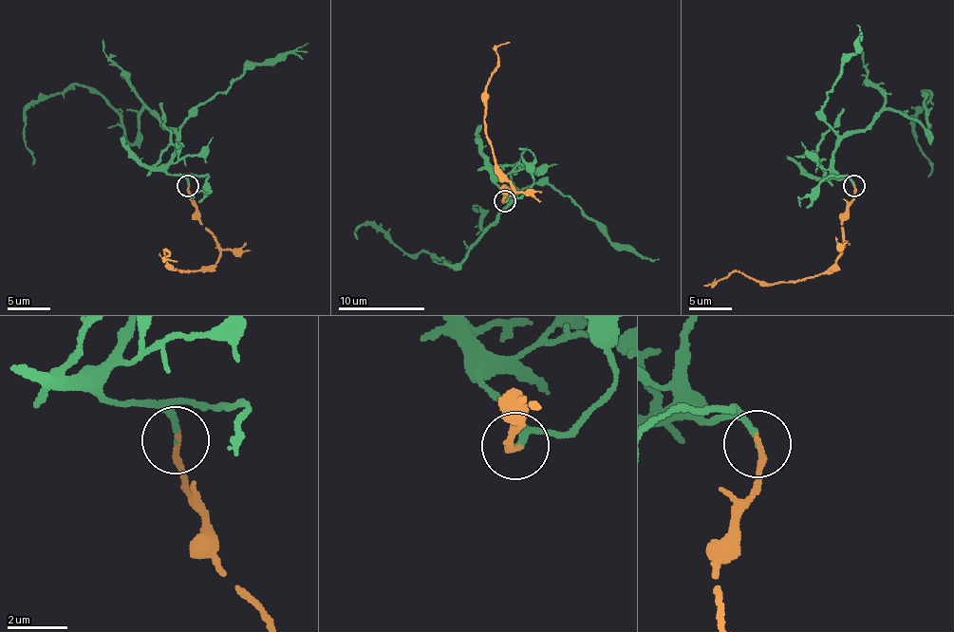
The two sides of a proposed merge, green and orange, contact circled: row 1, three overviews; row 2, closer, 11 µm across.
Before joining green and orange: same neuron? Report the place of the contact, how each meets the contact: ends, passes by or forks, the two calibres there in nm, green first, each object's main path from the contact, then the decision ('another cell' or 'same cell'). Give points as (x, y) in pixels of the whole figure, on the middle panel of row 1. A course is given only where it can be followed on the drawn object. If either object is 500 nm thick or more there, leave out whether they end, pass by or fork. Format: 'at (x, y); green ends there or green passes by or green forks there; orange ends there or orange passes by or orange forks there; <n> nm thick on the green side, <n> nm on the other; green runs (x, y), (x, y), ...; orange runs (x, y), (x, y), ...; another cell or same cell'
at (505, 201); green ends there; orange ends there; 170 nm thick on the green side, 220 nm on the other; green runs (505, 201), (495, 180), (515, 192), (462, 261), (448, 265), (407, 253), (371, 224), (353, 232); orange runs (505, 201), (505, 189), (514, 191), (493, 156), (483, 115), (485, 93), (498, 65), (496, 48), (509, 43); same cell

